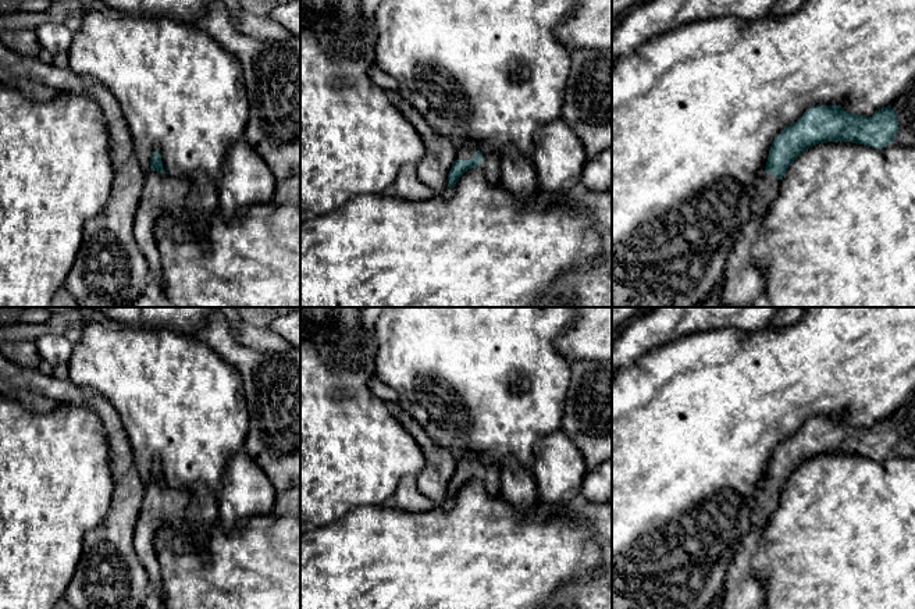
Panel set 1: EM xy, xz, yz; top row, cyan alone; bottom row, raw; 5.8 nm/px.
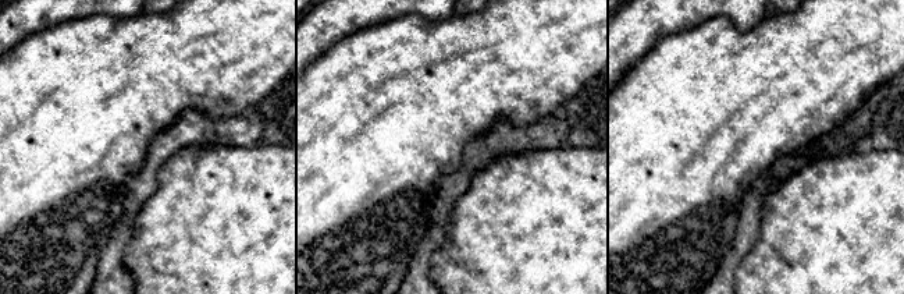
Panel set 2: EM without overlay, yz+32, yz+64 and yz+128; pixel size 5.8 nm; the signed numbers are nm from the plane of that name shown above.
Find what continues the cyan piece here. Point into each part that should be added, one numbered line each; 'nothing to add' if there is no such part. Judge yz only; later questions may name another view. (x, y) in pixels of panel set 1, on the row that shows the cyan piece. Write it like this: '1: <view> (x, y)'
1: yz (743, 282)

